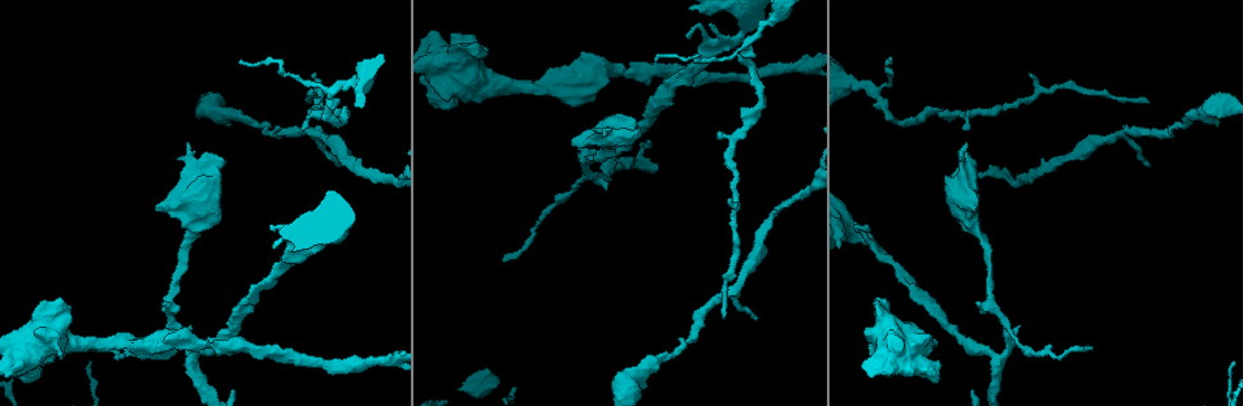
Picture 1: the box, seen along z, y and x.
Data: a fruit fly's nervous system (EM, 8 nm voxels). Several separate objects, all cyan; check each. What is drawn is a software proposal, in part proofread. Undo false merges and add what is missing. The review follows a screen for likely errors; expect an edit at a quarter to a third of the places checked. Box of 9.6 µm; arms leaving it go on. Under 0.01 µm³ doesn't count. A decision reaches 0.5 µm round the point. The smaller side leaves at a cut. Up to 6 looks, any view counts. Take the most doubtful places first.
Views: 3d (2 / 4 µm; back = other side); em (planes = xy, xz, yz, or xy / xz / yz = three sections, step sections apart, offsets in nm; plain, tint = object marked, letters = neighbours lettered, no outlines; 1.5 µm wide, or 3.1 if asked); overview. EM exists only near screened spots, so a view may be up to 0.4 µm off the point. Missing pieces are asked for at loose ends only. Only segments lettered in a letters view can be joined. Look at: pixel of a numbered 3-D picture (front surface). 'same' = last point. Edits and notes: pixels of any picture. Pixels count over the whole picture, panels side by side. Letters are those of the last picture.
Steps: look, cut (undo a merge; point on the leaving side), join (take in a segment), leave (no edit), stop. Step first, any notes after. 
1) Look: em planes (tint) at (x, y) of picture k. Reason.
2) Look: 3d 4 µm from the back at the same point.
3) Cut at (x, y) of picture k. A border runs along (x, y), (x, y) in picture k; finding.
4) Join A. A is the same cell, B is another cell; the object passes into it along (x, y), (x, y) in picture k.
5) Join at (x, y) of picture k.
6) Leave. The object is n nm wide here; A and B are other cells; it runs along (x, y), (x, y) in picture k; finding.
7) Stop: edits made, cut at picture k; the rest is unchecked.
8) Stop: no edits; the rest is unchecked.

Look: em xz step 4 (letters) at (1150, 167) of picture 1. Tapers out.

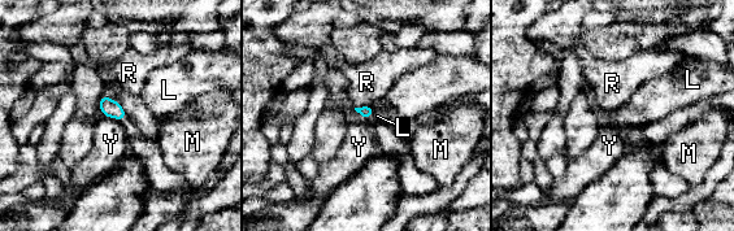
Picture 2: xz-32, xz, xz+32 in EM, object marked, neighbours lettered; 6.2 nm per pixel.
Look: em planes (letters) at the same point.

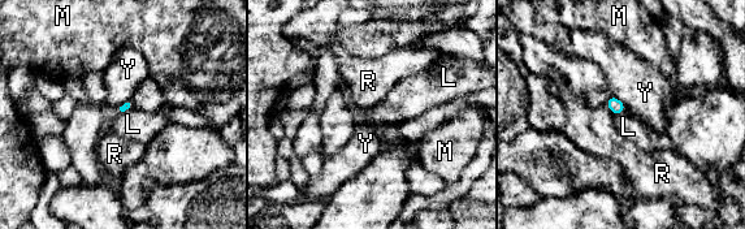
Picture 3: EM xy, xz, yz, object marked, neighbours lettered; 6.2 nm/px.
Leave. L, M, R and Y are other cells; a border runs along (624, 109), (614, 115) in picture 3; none of them fits.

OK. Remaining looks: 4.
Look: em planes (letters) at (238, 63) of picture 1. An open end.

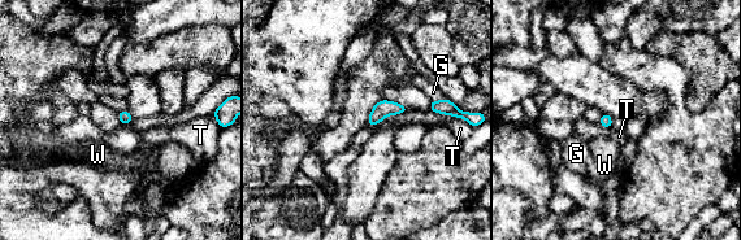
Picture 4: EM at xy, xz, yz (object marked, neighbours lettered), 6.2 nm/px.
Leave. G, T and W are other cells; a border runs along (446, 114), (453, 114), (456, 118) in picture 4; none of them fits.

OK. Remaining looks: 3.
Look: 3d 4 µm at (645, 366) of picture 1. Thick turns thin.

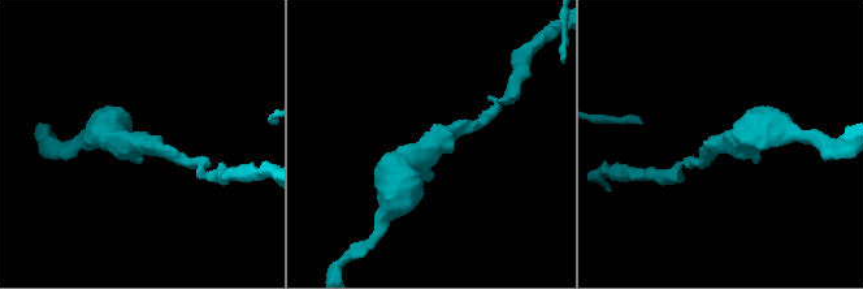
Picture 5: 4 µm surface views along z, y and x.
Look: em yz step 8 (tint) at (728, 143) of picture 5. Need the tissue.

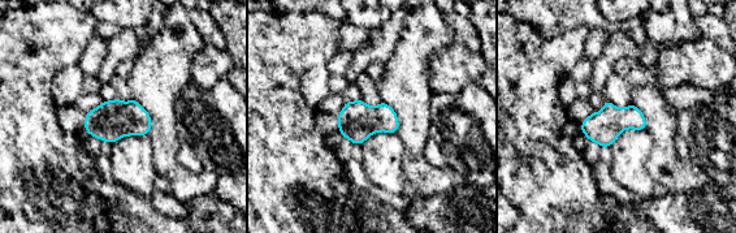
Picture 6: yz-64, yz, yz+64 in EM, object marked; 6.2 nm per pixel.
Look: em yz step 8 (letters) at the same point. What lies round it.

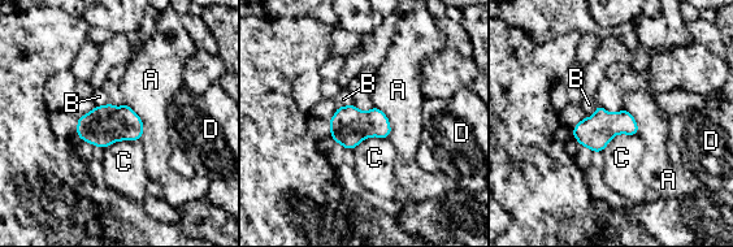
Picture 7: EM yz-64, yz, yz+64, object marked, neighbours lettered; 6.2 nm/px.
Leave. The longest contact is with A, 260 nm; A, B, C and D are other cells; a border runs along (636, 134), (616, 134), (601, 151) in picture 7; one neuron here.

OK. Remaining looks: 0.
Stop: no edits; the rest is unchecked.

